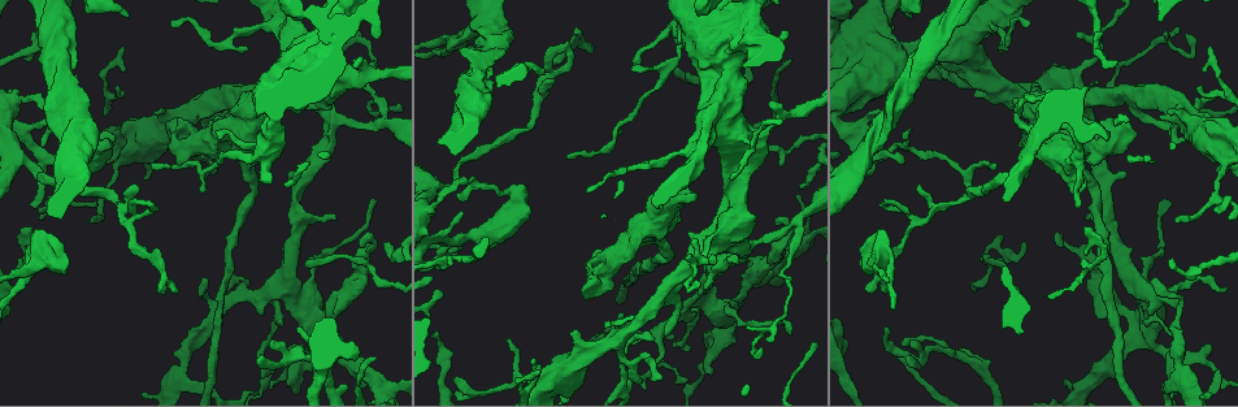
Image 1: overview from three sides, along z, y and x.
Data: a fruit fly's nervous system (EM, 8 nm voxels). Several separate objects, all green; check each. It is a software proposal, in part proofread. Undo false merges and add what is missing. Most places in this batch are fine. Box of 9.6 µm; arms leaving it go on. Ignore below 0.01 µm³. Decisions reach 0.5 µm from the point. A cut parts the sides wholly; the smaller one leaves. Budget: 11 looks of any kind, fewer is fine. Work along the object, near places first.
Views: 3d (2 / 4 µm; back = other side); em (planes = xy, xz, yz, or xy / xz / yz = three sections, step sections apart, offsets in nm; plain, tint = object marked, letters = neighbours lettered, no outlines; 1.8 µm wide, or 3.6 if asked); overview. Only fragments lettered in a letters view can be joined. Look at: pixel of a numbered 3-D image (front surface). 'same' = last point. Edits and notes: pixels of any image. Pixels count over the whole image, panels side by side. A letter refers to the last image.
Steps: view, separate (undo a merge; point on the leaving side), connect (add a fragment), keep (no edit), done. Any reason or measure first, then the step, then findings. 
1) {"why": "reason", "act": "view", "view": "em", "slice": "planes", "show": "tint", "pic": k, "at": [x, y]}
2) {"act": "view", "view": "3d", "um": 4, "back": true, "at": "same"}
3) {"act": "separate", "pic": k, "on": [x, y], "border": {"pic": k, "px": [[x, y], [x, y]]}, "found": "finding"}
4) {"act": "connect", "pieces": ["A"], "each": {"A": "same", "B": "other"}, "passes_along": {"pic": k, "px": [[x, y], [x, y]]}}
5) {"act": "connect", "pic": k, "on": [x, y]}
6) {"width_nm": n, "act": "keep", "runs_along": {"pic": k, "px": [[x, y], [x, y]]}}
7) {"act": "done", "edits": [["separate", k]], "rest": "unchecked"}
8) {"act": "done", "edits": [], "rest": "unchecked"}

{"why": "thick turns thin", "act": "view", "view": "3d", "um": 4, "back": true, "pic": 1, "at": [881, 255]}

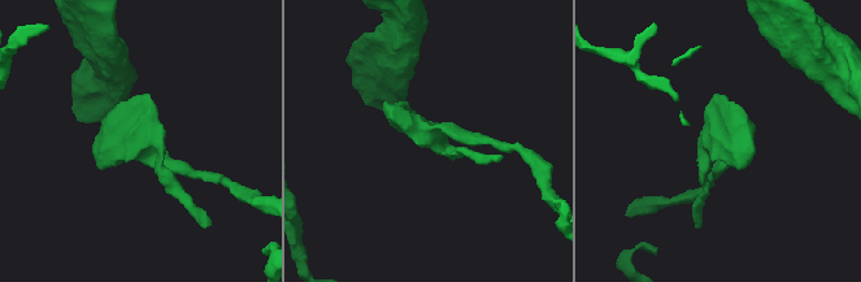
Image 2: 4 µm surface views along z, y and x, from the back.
{"act": "view", "view": "em", "slice": "planes", "show": "letters", "pic": 2, "at": [433, 133]}

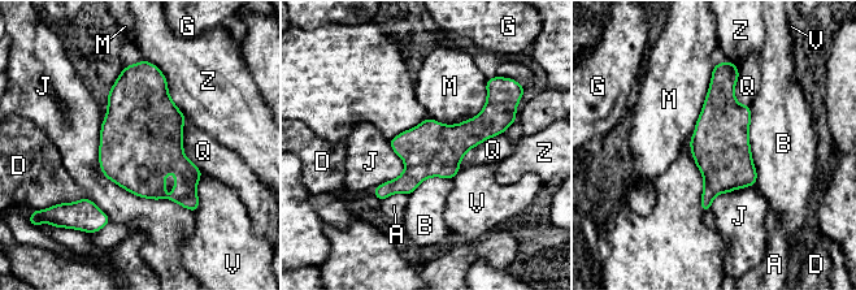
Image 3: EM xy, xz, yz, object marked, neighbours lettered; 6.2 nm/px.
{"width_nm": 340, "longest_contact_nm": ["J", 800], "act": "keep", "each": {"A": "other", "B": "other", "D": "other", "G": "other", "J": "other", "M": "other", "Q": "other", "V": "other", "Z": "other"}, "found": "one neuron here"}

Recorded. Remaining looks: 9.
{"why": "thick turns thin", "act": "view", "view": "em", "um": 3.6, "slice": "planes", "show": "tint", "pic": 1, "at": [64, 109]}

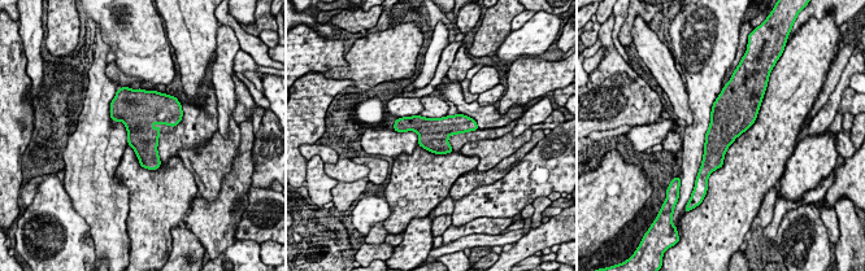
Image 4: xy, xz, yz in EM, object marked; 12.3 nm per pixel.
{"why": "what lies round it", "act": "view", "view": "em", "um": 3.6, "slice": "planes", "show": "letters", "at": "same"}

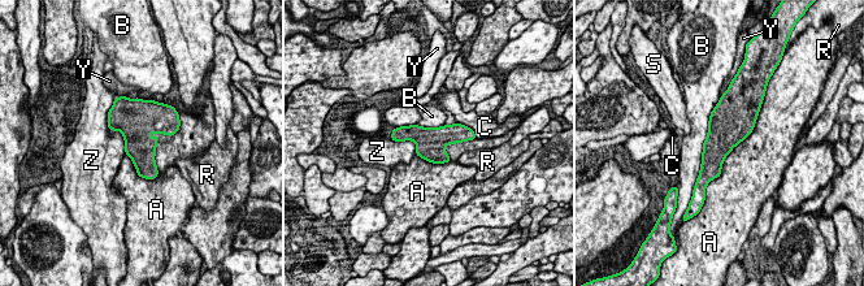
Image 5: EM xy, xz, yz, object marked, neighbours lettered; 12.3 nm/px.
{"width_nm": 380, "longest_contact_nm": ["A", 1050], "act": "keep", "each": {"A": "other", "B": "other", "C": "other", "R": "other", "S": "other", "Y": "other", "Z": "other"}, "found": "all the same neuron"}

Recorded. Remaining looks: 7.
{"why": "side arm on a straight run", "act": "view", "view": "3d", "um": 2, "pic": 1, "at": [614, 259]}

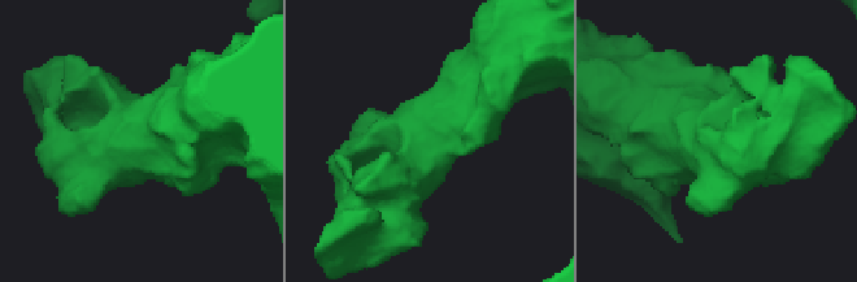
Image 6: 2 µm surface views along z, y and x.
{"act": "view", "view": "em", "slice": "yz", "step": 16, "show": "tint", "pic": 6, "at": [429, 136]}

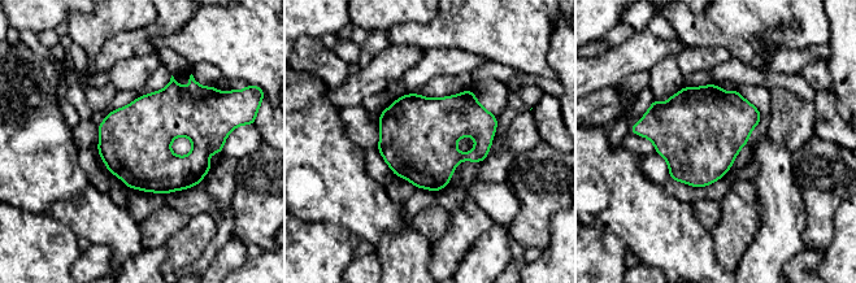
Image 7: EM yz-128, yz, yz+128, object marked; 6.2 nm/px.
{"act": "view", "view": "em", "slice": "xy", "step": 8, "show": "letters", "at": "same"}

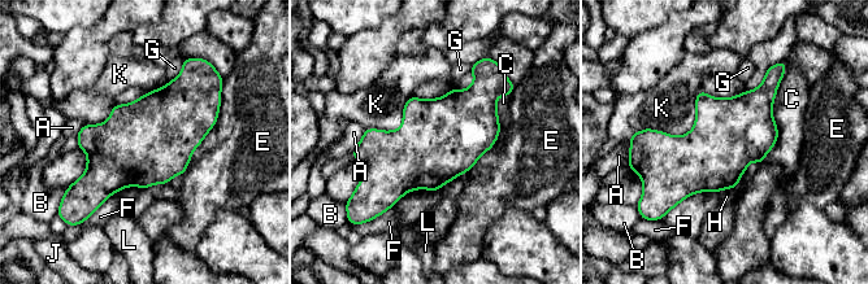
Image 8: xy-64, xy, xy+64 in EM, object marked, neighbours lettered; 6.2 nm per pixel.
{"width_nm": 440, "act": "keep", "each": {"A": "other", "B": "other", "C": "other", "E": "other", "F": "other", "G": "other", "H": "other", "J": "other", "K": "other", "L": "other"}, "border": {"pic": 8, "px": [[784, 75], [777, 140], [759, 164]]}, "found": "all the same neuron"}

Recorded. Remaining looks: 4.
{"why": "four or more arms meet", "act": "view", "view": "3d", "um": 4, "pic": 1, "at": [617, 354]}

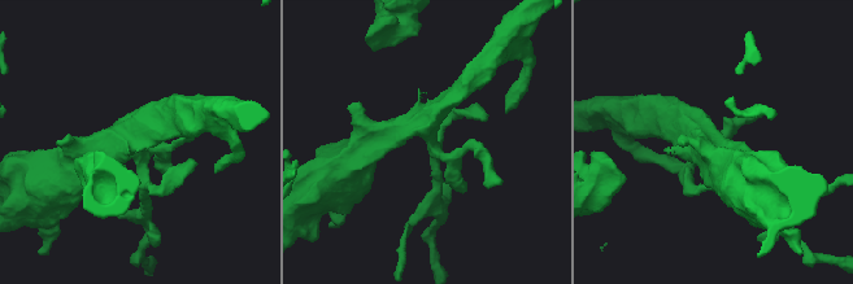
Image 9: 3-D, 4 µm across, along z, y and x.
{"why": "need the tissue", "act": "view", "view": "em", "slice": "planes", "show": "letters", "pic": 9, "at": [431, 138]}

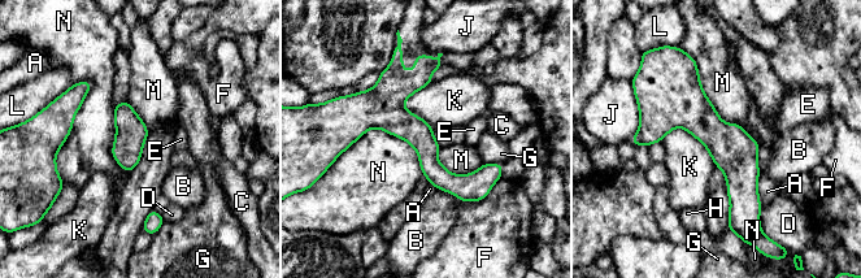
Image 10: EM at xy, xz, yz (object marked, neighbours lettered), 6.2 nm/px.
{"width_nm": 180, "act": "keep", "each": {"A": "other", "B": "other", "C": "other", "D": "other", "E": "other", "F": "other", "G": "other", "H": "other", "J": "other", "K": "other", "L": "other", "M": "other", "N": "other"}, "found": "all the same neuron"}

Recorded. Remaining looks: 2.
{"act": "done", "edits": [], "rest": "unchecked"}

